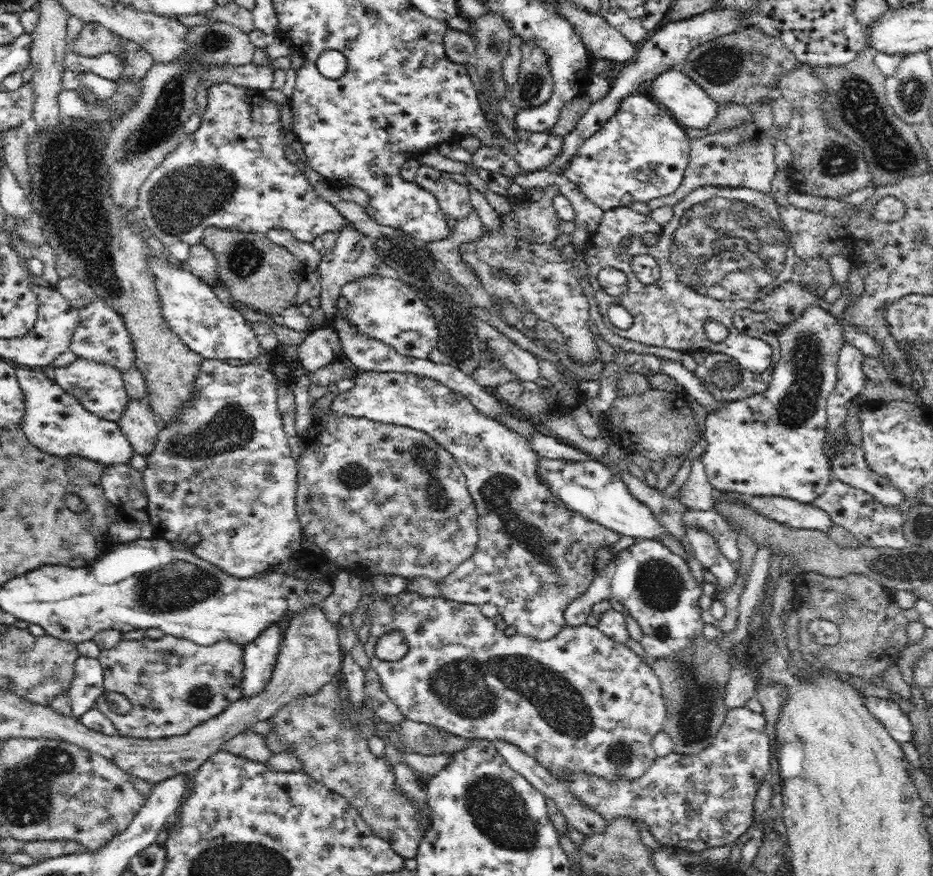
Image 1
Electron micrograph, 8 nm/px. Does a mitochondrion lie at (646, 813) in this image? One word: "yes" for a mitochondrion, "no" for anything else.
no

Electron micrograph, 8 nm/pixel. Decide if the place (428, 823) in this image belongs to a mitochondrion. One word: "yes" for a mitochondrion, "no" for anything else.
no

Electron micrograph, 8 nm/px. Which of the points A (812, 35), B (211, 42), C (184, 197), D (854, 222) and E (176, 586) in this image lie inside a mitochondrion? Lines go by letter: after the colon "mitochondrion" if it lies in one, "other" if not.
A: other
B: mitochondrion
C: mitochondrion
D: other
E: mitochondrion

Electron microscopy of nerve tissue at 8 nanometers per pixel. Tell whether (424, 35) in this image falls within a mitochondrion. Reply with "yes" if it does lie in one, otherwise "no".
no

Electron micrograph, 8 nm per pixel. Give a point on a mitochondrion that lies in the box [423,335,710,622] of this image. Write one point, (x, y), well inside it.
(660, 585)

